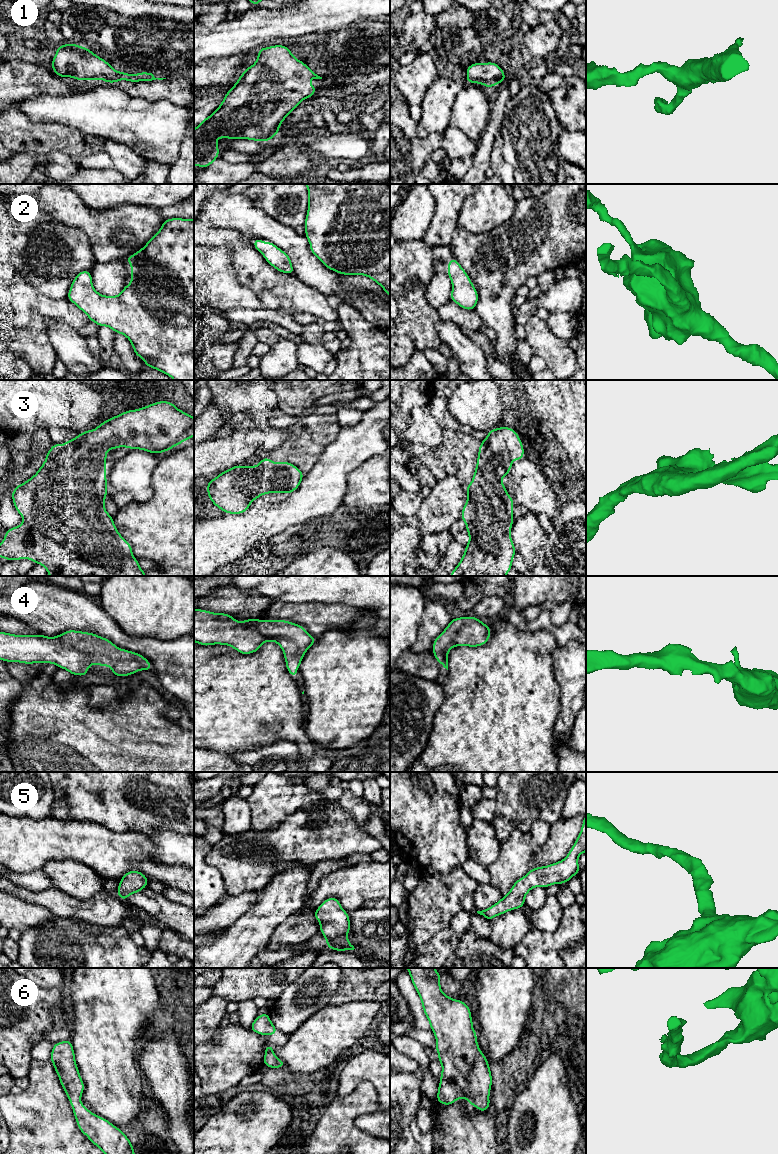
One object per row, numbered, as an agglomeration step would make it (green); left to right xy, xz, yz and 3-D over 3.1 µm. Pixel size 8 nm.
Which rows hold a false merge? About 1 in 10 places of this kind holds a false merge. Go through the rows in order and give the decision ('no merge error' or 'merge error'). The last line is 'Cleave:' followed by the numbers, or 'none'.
1: no merge error
2: no merge error
3: no merge error
4: no merge error
5: no merge error
6: no merge error
Cleave: none

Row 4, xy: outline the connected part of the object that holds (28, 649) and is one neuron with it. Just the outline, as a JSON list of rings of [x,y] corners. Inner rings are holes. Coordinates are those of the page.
[[[76,630],[55,637],[0,632],[0,659],[23,664],[52,663],[78,676],[88,675],[87,669],[92,664],[108,666],[119,677],[152,670],[141,654],[118,648],[97,634]]]

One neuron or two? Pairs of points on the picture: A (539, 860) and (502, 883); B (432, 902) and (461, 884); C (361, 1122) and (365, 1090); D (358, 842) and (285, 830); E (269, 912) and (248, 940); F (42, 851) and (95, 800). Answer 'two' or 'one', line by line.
A: two
B: one
C: two
D: one
E: one
F: two

